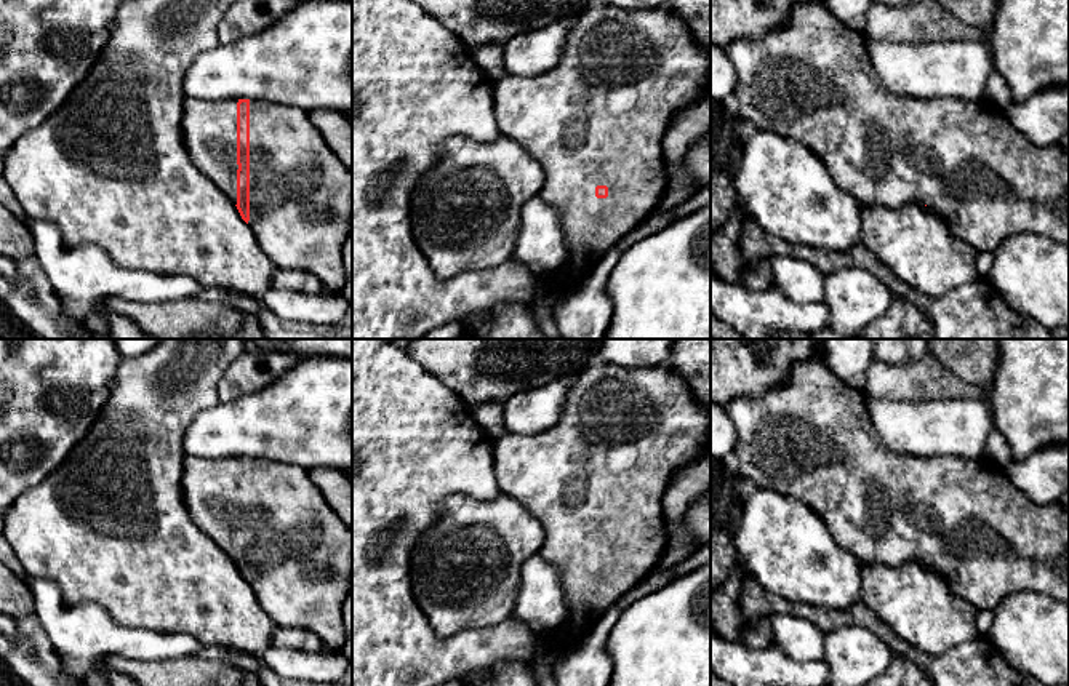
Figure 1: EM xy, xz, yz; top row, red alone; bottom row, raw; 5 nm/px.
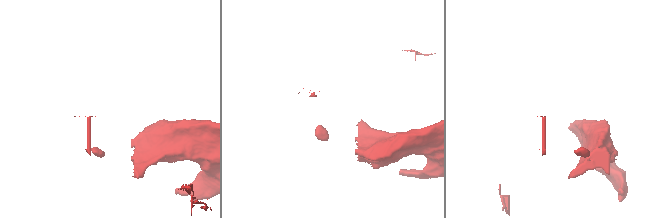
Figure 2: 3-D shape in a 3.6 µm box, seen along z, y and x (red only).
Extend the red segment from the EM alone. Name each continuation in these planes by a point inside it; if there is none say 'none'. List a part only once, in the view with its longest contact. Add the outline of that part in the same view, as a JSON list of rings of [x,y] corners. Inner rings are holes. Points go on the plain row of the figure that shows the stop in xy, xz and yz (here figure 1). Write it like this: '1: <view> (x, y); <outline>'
1: xy (300, 550); [[[250,457],[250,579],[248,584],[261,604],[262,611],[277,627],[307,628],[320,636],[325,649],[341,651],[346,641],[346,628],[342,620],[342,604],[347,587],[352,580],[352,528],[349,528],[326,504],[322,491],[310,481],[307,470],[299,465],[275,462],[264,457]]]

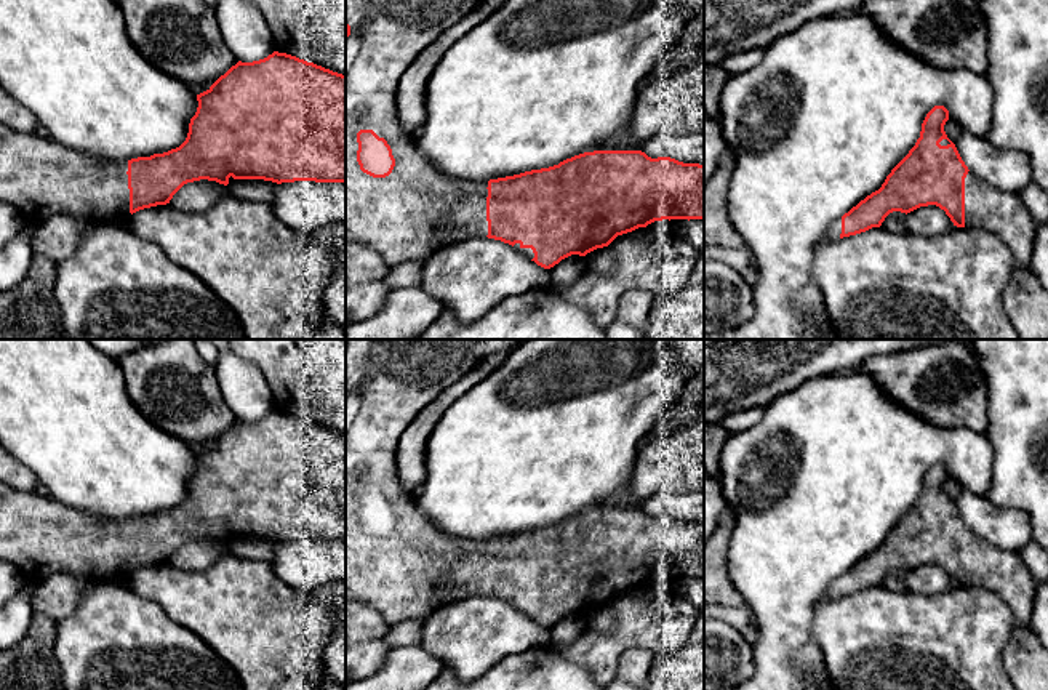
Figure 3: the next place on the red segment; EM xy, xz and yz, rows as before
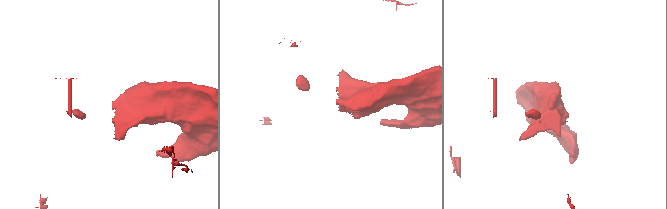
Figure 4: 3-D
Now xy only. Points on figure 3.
1: xy (39, 535); [[[0,480],[0,560],[16,567],[27,583],[54,573],[85,576],[90,581],[128,578],[128,519],[104,519],[70,507],[46,491],[19,491]]]

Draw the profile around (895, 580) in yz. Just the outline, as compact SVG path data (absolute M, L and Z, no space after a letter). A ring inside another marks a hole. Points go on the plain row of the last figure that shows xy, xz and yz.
M893 570L885 576L880 586L893 592L906 592L909 591L906 576L906 572Z

